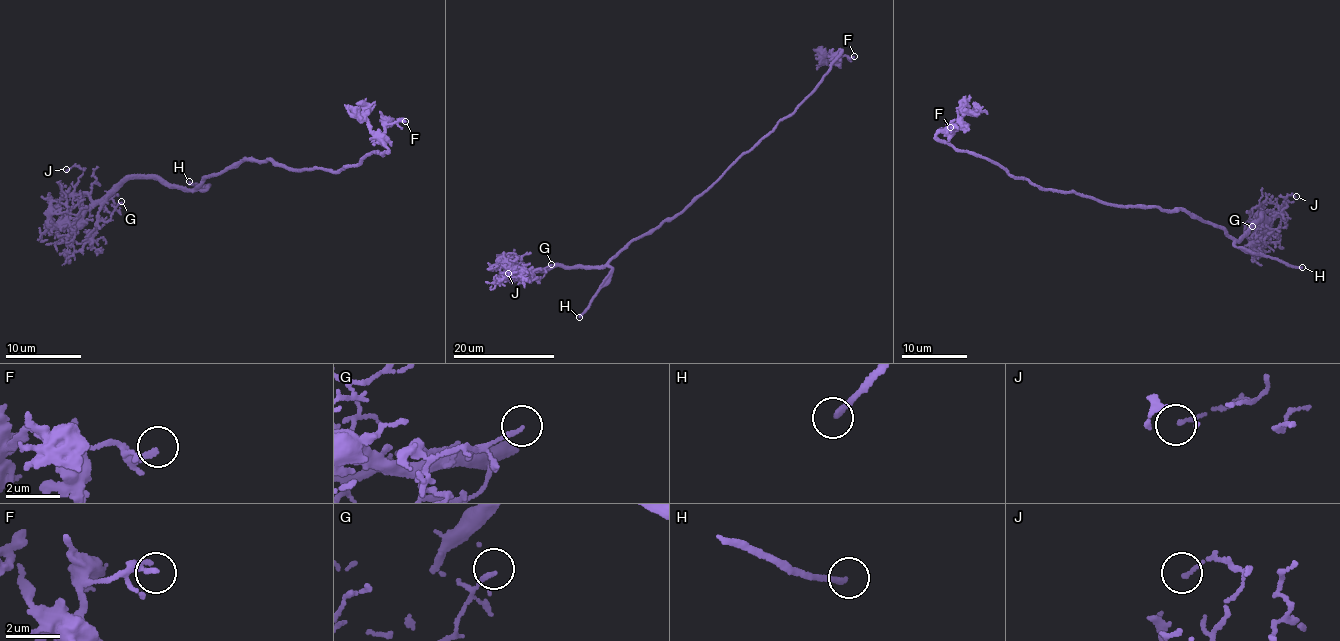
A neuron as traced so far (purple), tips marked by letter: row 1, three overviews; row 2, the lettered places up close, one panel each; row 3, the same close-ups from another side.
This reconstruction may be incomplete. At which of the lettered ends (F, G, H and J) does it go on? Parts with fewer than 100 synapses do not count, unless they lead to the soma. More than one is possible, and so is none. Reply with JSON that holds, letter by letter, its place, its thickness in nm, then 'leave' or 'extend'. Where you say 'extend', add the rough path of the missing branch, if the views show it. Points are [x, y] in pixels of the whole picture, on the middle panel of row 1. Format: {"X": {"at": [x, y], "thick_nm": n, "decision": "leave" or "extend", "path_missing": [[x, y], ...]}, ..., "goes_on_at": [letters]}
{"F": {"at": [854, 56], "thick_nm": 160, "decision": "leave"}, "G": {"at": [551, 264], "thick_nm": 130, "decision": "leave"}, "H": {"at": [579, 317], "thick_nm": 200, "decision": "extend"}, "J": {"at": [508, 273], "thick_nm": 120, "decision": "leave"}, "goes_on_at": ["H"]}

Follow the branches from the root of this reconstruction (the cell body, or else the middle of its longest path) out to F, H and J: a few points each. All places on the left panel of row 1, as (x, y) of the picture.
F: (279, 165), (300, 171), (353, 166), (363, 156), (387, 150), (385, 127), (405, 121)
H: (279, 165), (270, 159), (239, 161), (204, 178), (197, 187), (204, 190), (209, 184), (189, 181)
J: (279, 165), (270, 159), (239, 161), (191, 189), (131, 175), (96, 201), (74, 192), (82, 169), (66, 169)

